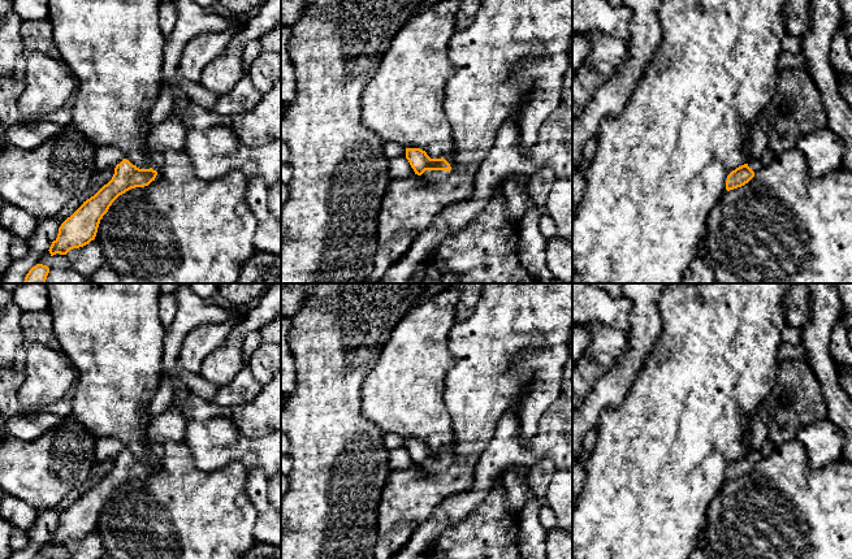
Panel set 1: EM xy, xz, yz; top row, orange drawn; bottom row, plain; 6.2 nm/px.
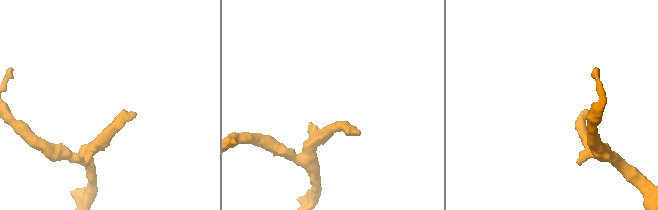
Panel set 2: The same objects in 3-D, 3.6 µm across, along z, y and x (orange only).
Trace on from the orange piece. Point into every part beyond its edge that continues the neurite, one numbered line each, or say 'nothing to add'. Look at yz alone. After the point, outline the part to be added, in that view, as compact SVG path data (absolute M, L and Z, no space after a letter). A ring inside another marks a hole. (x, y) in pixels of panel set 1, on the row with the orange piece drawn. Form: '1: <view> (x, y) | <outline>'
1: yz (755, 164) | M753 156L749 157L747 164L754 173L758 172L764 166L762 161Z

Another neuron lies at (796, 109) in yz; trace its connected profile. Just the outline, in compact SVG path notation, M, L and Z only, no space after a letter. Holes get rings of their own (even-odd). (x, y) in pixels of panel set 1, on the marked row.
M779 72L775 99L757 117L775 155L795 148L800 135L827 127L826 110L808 72Z

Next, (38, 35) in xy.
M48 18L23 21L21 26L21 36L29 49L43 52L55 60L61 60L53 40L53 26Z

